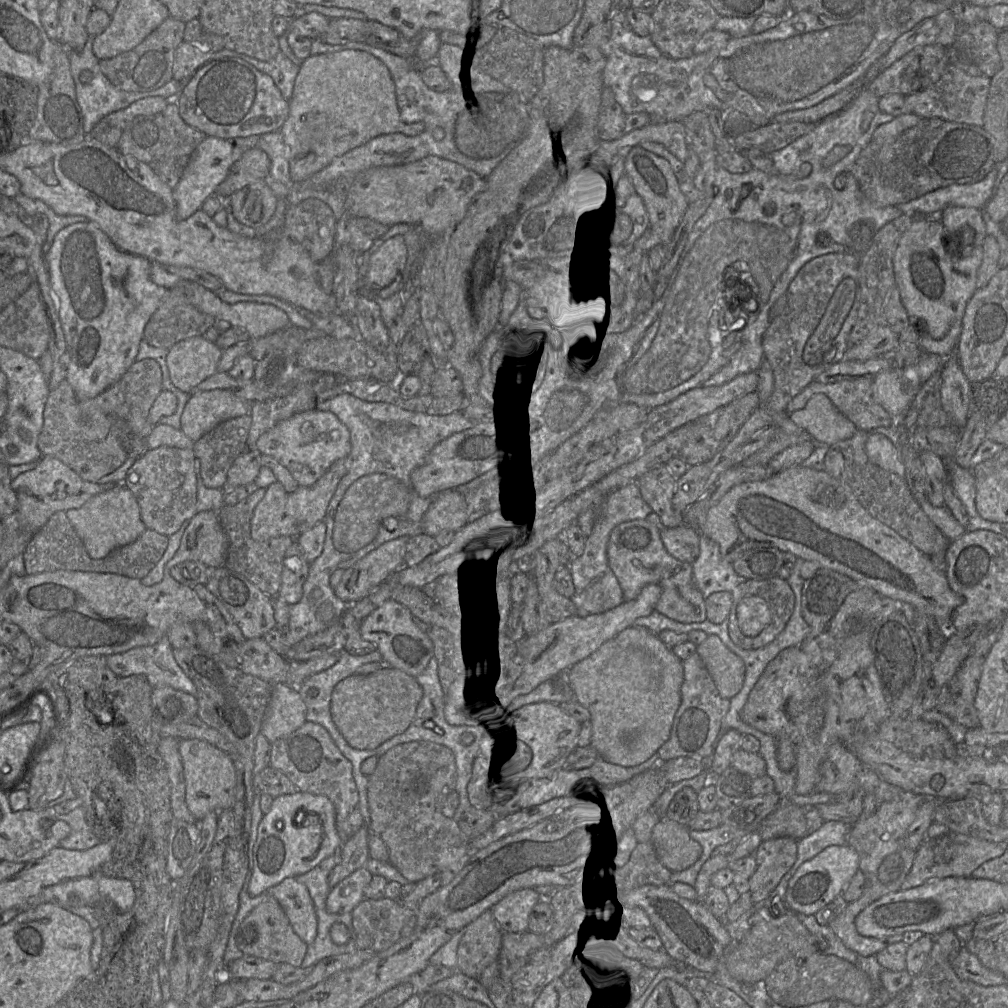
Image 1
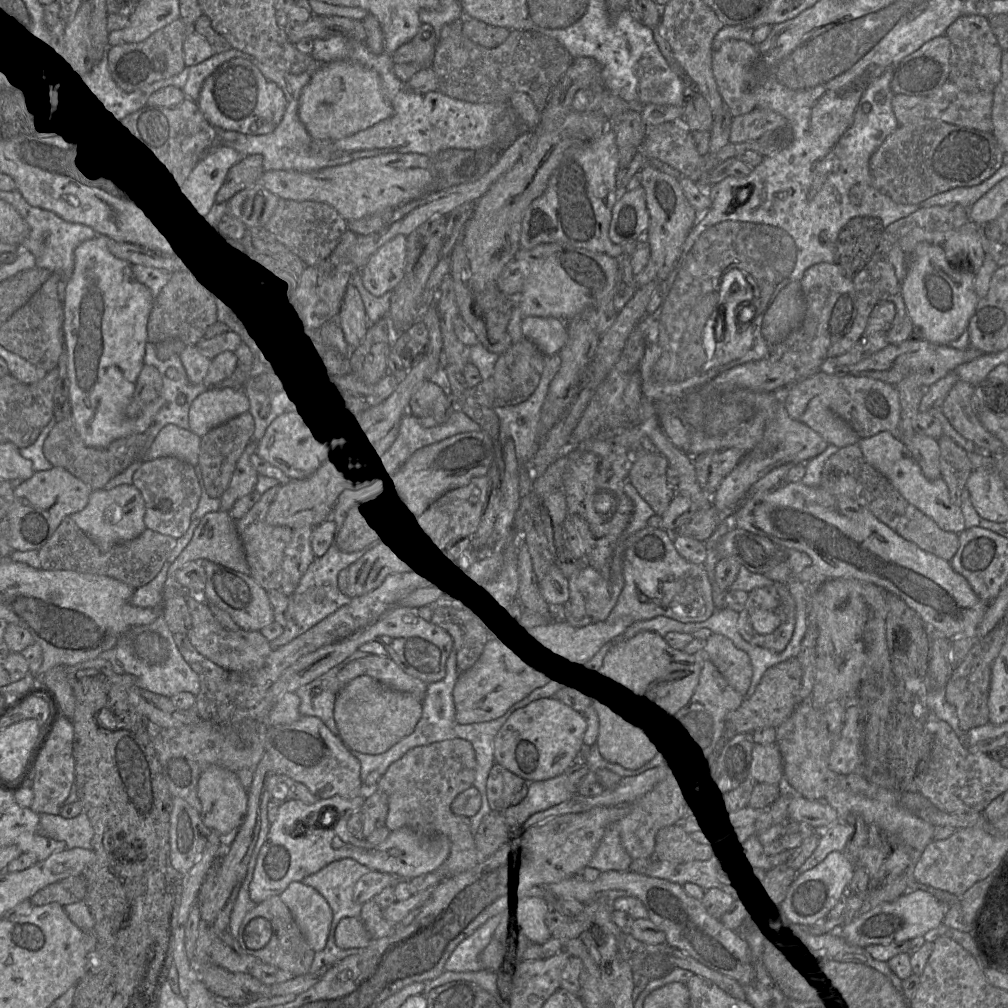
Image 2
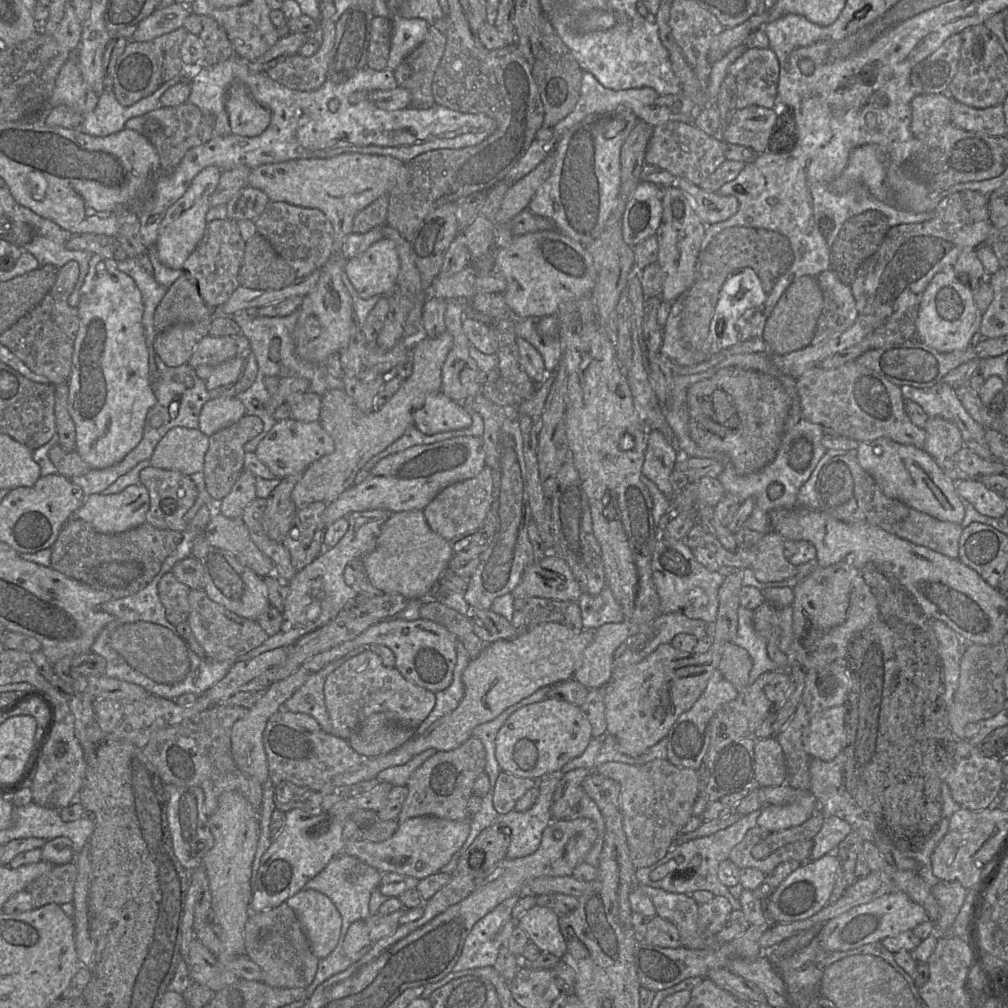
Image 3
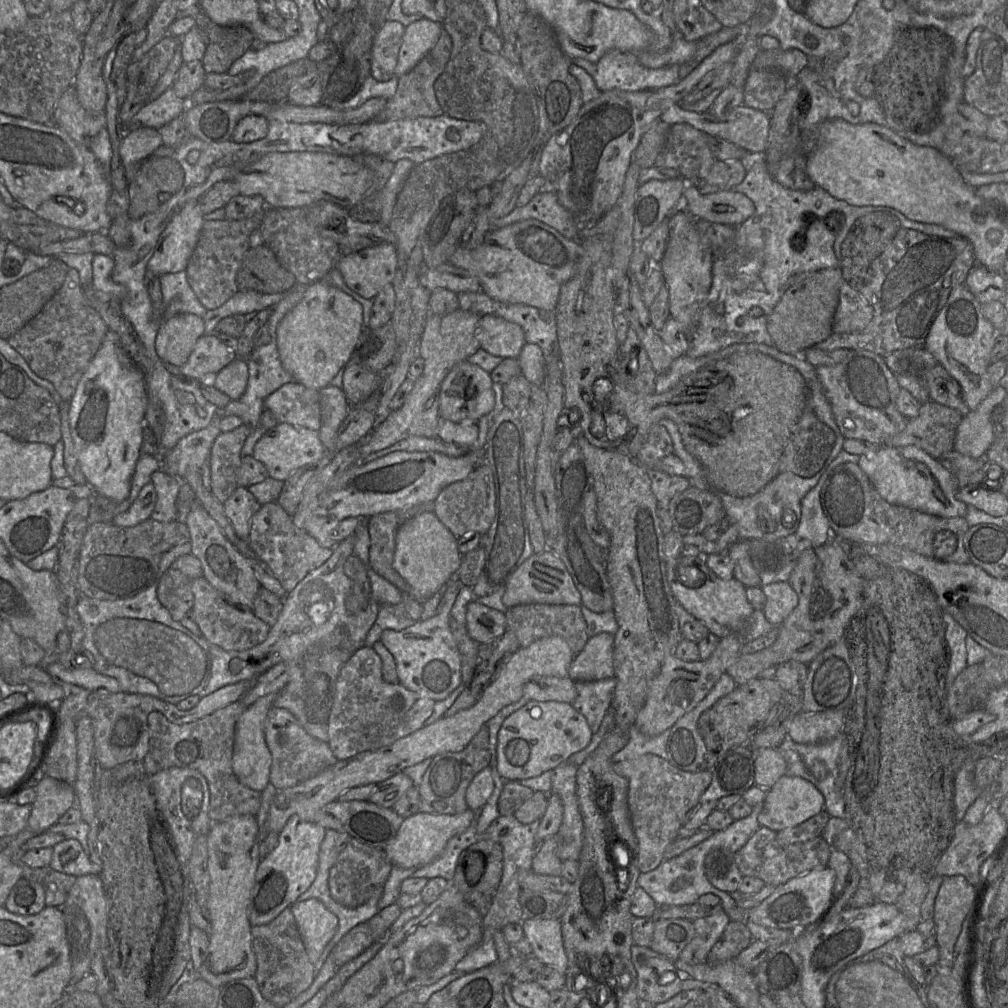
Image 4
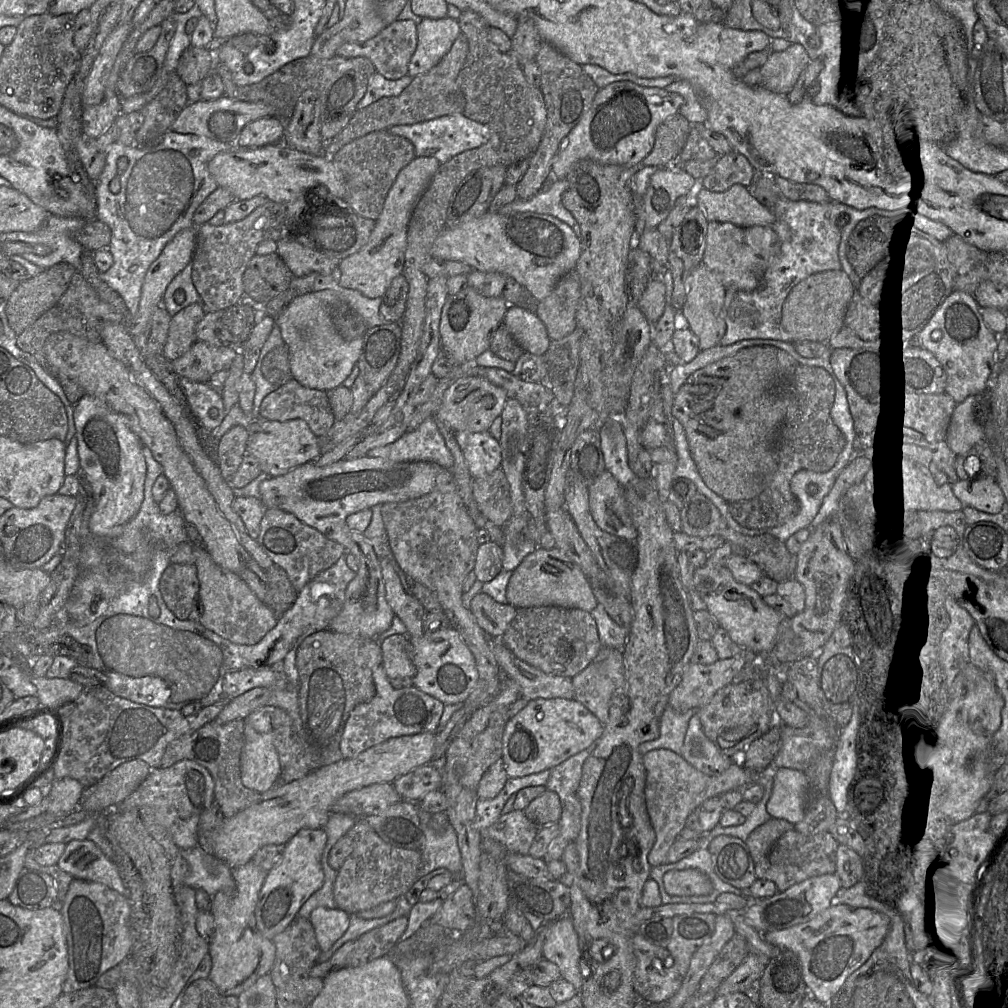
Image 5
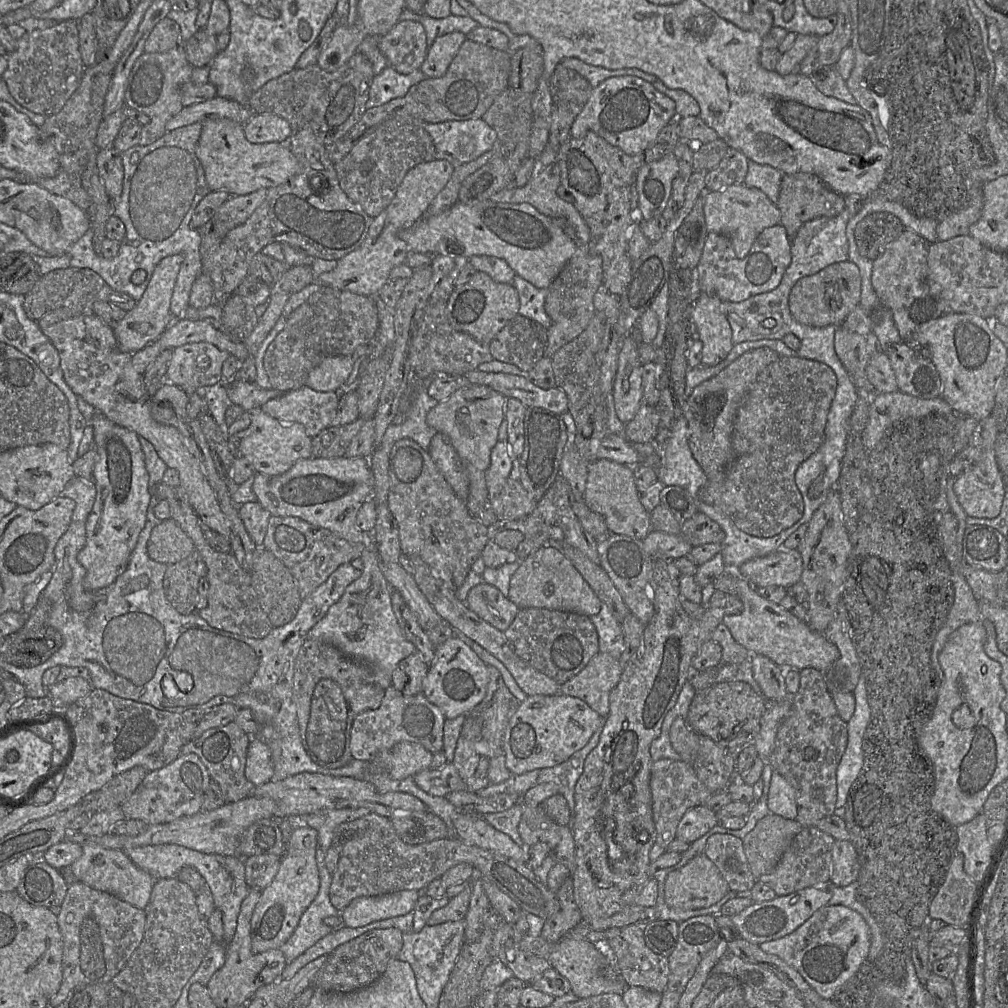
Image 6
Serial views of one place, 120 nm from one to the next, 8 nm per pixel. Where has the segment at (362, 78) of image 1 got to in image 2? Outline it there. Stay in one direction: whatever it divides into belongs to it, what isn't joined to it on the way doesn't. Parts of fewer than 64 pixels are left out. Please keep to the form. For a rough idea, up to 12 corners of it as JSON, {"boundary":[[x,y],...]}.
{"boundary":[[319,64],[299,118],[341,139],[392,116],[374,71]]}

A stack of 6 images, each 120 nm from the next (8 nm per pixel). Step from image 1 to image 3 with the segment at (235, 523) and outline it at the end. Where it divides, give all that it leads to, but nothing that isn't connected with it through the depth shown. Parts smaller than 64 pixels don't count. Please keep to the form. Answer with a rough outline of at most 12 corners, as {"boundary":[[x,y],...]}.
{"boundary":[[302,473],[281,478],[267,499],[263,528],[284,541],[297,508],[292,491]]}

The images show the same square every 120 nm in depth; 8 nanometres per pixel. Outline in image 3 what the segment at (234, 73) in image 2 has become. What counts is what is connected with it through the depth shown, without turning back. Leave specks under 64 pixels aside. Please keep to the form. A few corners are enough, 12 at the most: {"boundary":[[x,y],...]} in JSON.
{"boundary":[[242,83],[224,104],[233,135],[259,136],[270,111]]}

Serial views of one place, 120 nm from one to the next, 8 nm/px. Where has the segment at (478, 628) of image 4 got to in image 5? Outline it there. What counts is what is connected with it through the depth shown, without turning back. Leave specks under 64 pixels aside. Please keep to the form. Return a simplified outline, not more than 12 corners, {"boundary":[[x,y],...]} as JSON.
{"boundary":[[482,592],[468,608],[492,638],[503,635],[517,611]]}

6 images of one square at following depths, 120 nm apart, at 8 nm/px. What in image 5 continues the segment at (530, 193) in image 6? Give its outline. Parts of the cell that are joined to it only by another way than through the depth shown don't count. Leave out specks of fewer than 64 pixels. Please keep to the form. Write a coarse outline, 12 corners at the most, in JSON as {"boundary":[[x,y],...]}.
{"boundary":[[566,179],[548,180],[531,198],[515,199],[500,214],[534,212],[567,224],[579,238],[580,229],[562,205]]}

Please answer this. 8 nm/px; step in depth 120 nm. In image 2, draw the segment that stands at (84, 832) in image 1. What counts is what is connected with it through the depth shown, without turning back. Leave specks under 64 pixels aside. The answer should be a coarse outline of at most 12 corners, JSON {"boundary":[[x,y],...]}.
{"boundary":[[84,811],[70,819],[39,814],[43,835],[67,849],[92,850],[94,832]]}

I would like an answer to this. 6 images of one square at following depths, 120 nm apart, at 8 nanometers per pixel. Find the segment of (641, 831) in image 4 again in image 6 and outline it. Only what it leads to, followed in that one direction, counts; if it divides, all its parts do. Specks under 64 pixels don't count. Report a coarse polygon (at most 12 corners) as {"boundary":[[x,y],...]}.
{"boundary":[[652,763],[653,862],[676,838],[683,815],[713,793],[691,764]]}

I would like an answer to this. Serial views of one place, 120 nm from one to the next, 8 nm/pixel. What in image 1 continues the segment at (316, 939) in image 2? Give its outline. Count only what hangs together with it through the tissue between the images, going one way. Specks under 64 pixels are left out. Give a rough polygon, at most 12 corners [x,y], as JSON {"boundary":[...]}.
{"boundary":[[288,877],[269,890],[308,945],[318,918],[307,887]]}

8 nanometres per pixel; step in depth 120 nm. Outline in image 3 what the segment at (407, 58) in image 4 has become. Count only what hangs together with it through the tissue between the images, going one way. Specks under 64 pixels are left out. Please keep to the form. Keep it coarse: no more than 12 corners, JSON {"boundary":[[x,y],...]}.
{"boundary":[[396,16],[387,69],[423,42],[430,25],[421,18]]}

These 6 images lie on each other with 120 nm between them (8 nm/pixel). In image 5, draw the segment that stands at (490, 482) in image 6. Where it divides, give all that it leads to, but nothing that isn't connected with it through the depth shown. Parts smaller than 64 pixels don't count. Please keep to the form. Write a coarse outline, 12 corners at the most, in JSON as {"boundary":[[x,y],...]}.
{"boundary":[[489,432],[451,435],[473,479],[501,467],[501,447]]}

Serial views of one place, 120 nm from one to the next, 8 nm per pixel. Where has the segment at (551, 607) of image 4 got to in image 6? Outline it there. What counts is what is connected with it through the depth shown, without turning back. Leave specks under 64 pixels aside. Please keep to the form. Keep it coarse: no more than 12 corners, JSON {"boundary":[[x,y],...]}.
{"boundary":[[520,609],[511,650],[563,685],[599,653],[591,618]]}

